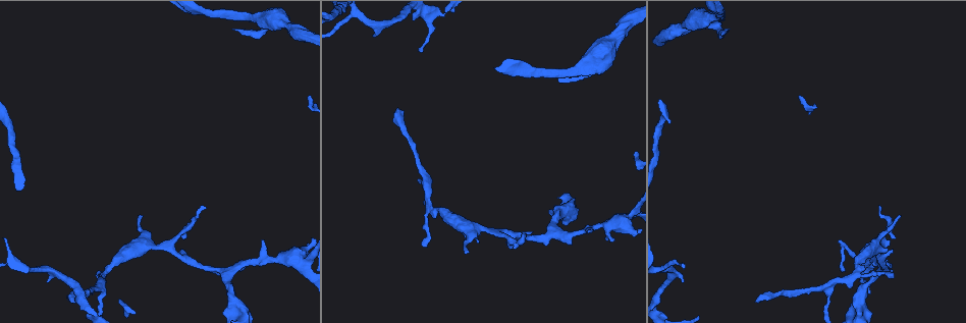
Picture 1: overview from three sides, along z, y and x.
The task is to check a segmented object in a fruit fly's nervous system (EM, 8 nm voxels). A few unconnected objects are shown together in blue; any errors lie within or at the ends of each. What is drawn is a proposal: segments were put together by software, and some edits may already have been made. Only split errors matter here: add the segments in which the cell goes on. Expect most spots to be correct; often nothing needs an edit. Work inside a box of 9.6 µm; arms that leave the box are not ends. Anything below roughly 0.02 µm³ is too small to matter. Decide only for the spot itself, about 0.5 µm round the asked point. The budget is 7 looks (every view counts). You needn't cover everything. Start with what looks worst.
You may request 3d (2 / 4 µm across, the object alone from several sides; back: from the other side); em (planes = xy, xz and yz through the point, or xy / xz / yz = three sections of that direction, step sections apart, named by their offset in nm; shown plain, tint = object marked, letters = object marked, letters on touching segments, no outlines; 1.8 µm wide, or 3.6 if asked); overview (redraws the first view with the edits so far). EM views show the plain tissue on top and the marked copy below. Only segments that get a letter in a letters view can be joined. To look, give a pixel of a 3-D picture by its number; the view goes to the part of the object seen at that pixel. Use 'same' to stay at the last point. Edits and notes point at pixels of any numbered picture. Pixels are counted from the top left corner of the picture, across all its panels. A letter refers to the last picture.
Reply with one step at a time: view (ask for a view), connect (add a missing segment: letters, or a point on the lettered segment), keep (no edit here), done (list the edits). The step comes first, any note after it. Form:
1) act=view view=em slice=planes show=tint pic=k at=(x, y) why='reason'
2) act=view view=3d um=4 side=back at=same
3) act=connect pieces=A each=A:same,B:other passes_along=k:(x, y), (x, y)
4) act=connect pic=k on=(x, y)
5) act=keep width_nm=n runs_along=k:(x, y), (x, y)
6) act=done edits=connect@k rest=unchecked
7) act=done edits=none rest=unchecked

act=view view=3d um=2 pic=1 at=(373, 37) why='free end'

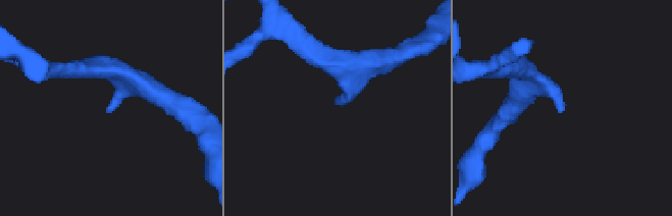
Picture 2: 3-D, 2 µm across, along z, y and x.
act=view view=em slice=planes show=letters pic=2 at=(337, 103) why='shape alone is not enough'

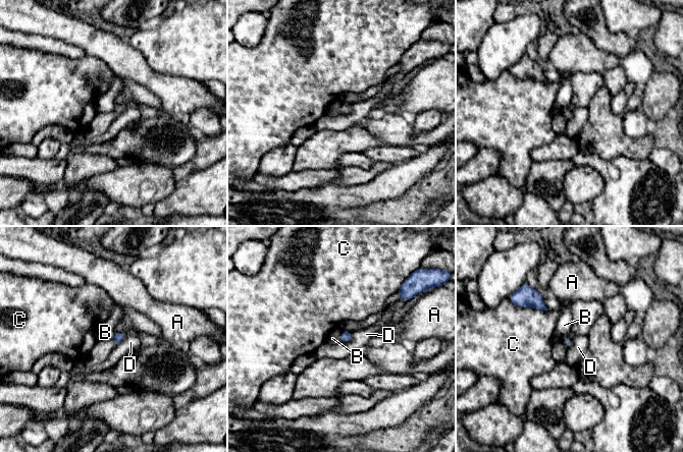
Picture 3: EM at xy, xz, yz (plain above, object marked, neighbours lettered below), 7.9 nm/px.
act=keep each=A:other,B:other,C:other,D:other found='none of them fits'

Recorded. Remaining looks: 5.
act=view view=em slice=xy step=16 show=letters pic=1 at=(587, 232) why='free end'

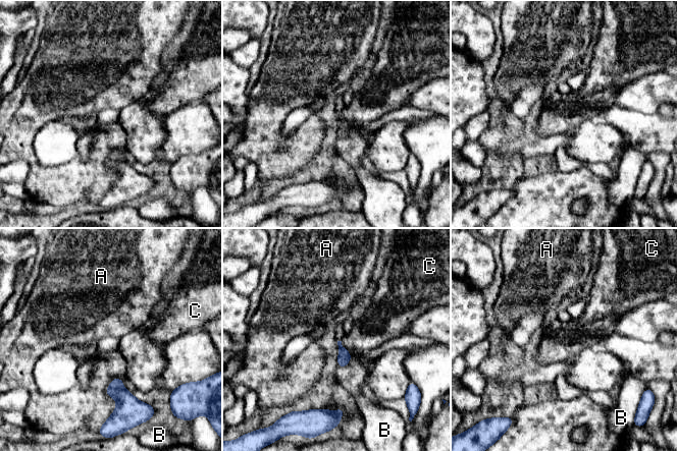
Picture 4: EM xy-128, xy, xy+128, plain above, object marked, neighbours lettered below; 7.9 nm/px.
act=view view=em slice=planes show=letters at=same

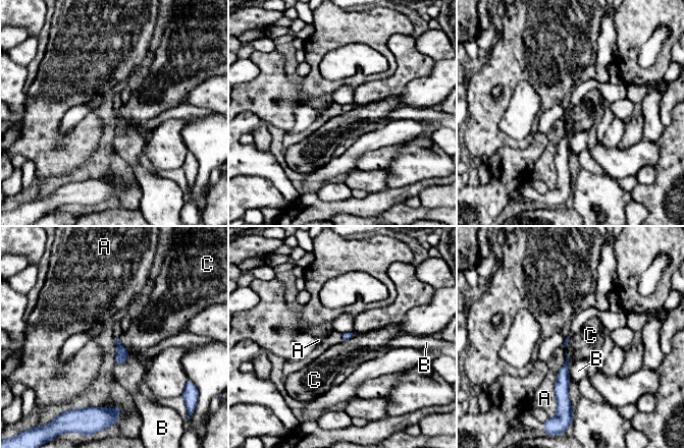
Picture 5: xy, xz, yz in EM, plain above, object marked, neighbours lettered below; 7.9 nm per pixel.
act=keep each=A:other,B:other,C:other border=5:(118, 339), (118, 342), (129, 353) found='no lettered segment goes on from it'

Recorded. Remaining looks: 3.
act=view view=3d um=2 pic=1 at=(531, 232) why='tapers out'

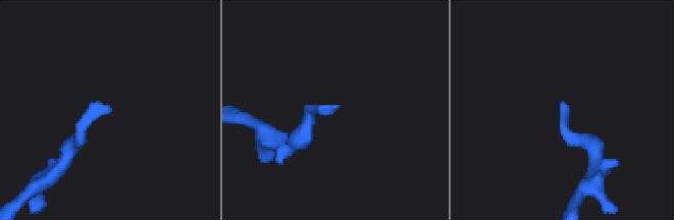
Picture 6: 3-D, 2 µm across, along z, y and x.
act=view view=em slice=yz step=8 show=tint pic=6 at=(563, 111) why='need the tissue'

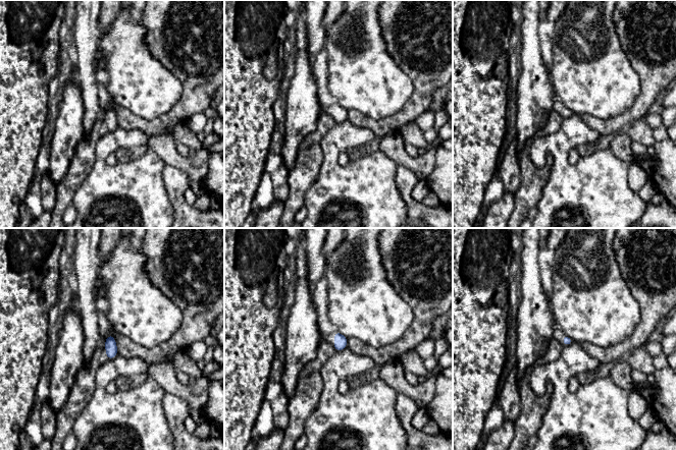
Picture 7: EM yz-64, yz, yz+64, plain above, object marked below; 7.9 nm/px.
act=view view=em slice=planes show=letters at=same

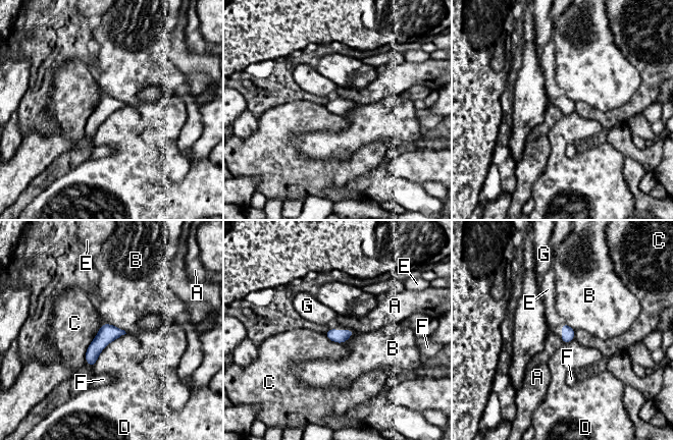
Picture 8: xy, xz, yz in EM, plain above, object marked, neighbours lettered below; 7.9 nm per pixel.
act=keep width_nm=100 each=A:other,B:other,C:other,D:other,E:other,F:other,G:other border=8:(560, 338), (563, 342) found='none of them fits'

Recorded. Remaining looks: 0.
act=done edits=none rest=unchecked

